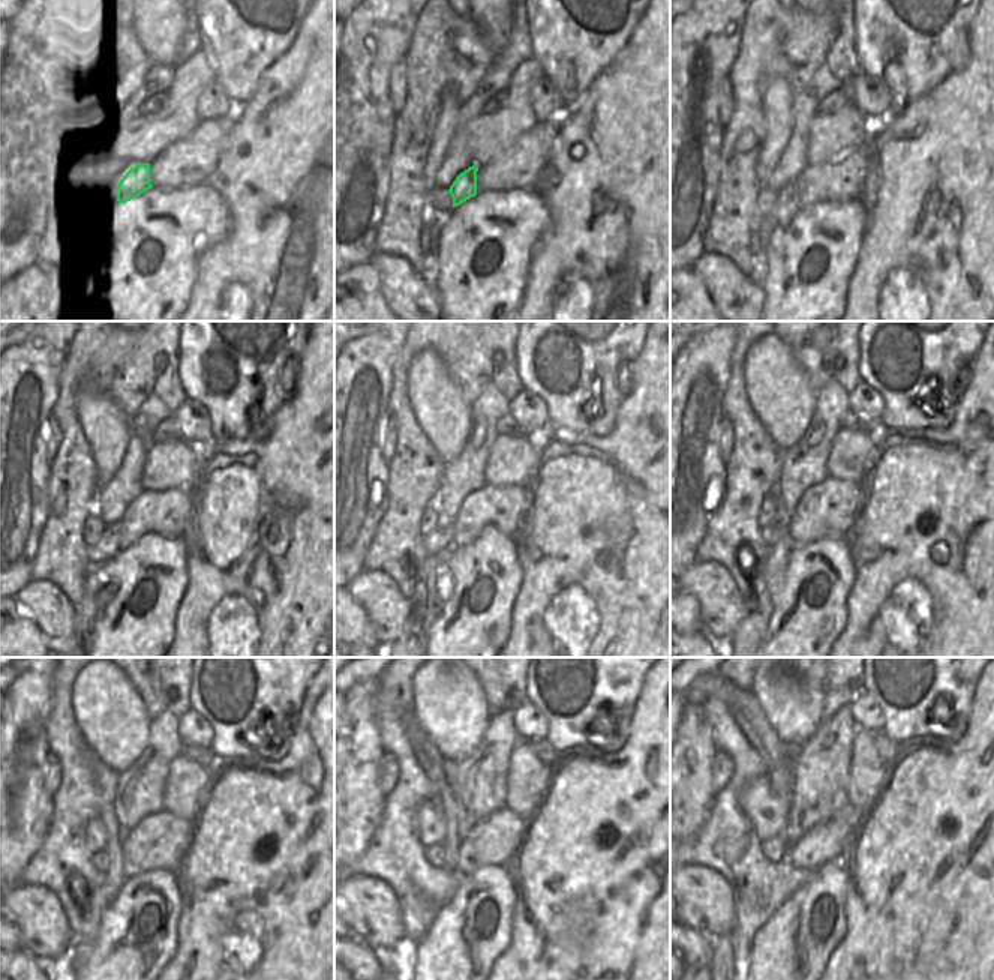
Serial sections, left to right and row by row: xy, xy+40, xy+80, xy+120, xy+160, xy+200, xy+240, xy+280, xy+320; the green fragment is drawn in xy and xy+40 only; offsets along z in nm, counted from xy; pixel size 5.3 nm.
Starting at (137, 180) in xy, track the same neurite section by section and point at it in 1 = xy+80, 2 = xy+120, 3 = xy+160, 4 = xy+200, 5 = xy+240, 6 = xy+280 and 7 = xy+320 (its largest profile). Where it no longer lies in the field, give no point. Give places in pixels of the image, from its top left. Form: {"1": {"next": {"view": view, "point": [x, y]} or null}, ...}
{"1": {"next": {"view": "xy+80", "point": [787, 204]}}, "2": {"next": {"view": "xy+120", "point": [108, 545]}}, "3": {"next": {"view": "xy+160", "point": [441, 538]}}, "4": {"next": {"view": "xy+200", "point": [775, 532]}}, "5": {"next": {"view": "xy+240", "point": [102, 860]}}, "6": {"next": {"view": "xy+280", "point": [437, 854]}}, "7": {"next": {"view": "xy+320", "point": [775, 850]}}}

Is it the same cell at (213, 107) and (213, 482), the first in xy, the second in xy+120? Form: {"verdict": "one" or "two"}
{"verdict": "two"}

